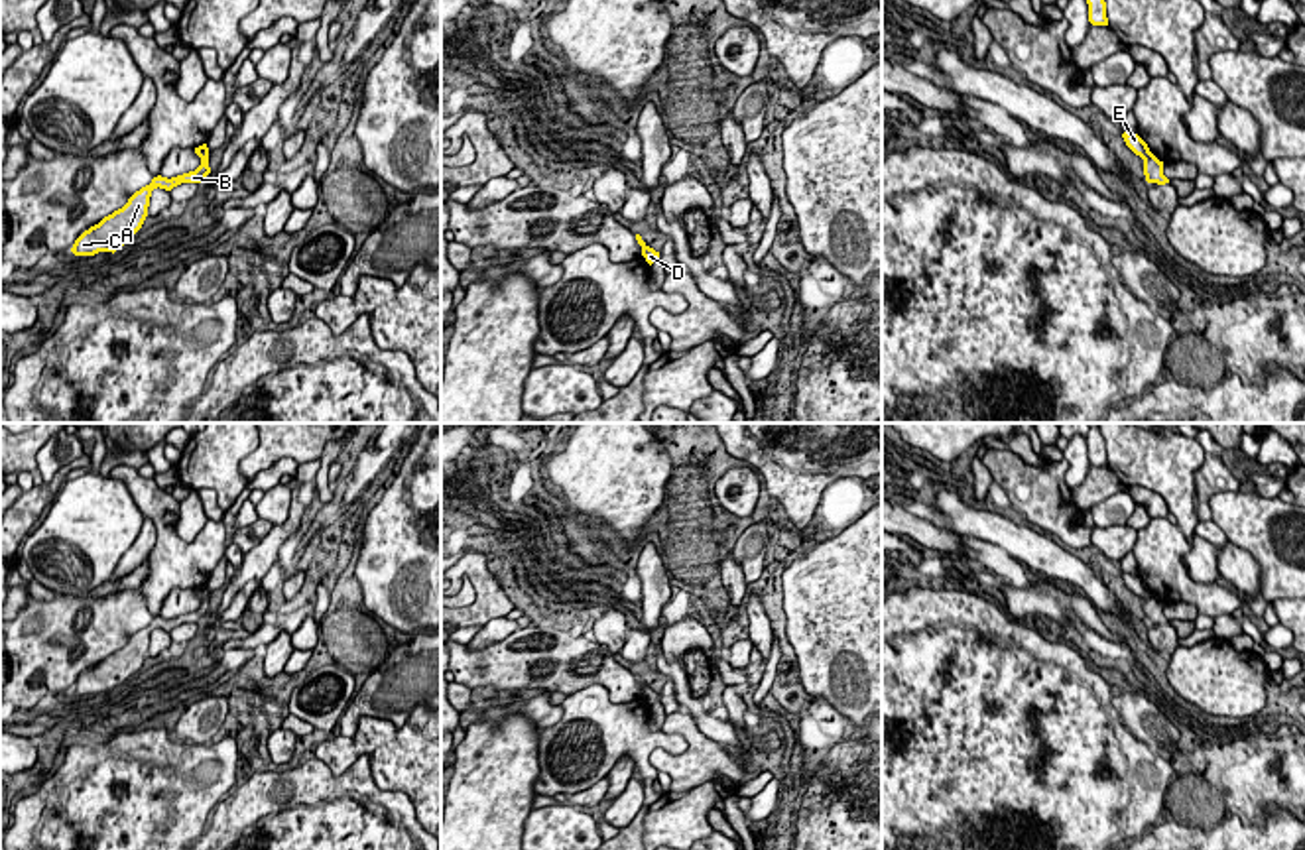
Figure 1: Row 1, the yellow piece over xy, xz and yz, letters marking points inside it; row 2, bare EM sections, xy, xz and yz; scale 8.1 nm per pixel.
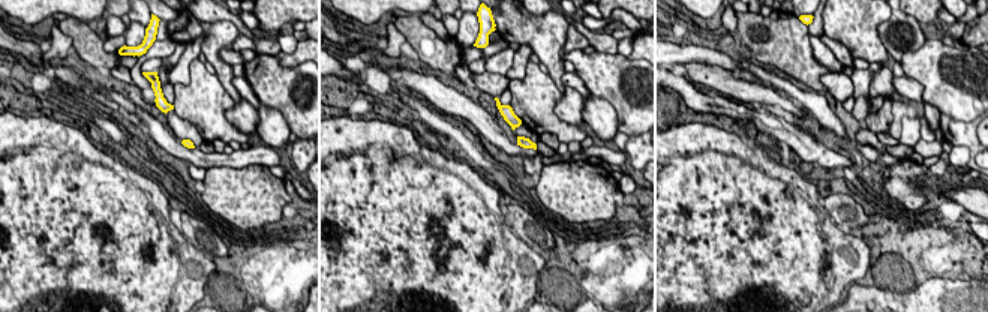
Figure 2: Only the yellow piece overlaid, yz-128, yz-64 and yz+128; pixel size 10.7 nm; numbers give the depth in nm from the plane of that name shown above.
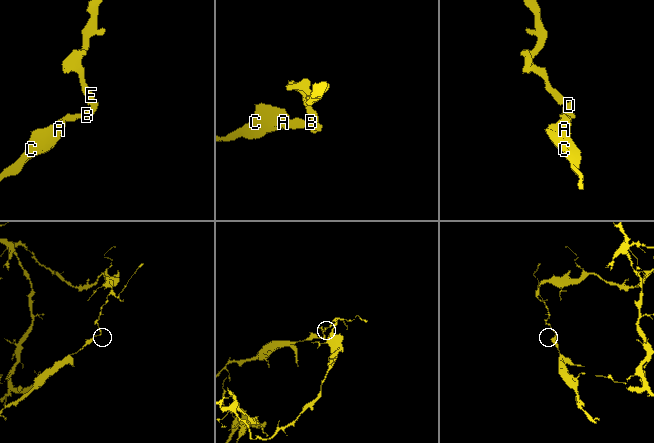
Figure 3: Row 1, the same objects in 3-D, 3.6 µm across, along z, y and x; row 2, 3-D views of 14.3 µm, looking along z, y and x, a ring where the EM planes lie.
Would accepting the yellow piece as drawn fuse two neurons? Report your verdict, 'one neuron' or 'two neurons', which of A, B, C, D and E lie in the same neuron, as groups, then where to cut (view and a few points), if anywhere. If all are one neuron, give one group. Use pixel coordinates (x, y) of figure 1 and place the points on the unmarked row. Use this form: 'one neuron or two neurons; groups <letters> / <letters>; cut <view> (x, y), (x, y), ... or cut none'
two neurons; groups A B C D / E; cut yz (1150, 593), (1144, 601)

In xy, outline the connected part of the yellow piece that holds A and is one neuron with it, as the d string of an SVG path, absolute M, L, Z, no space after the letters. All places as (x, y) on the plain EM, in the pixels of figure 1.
M209 596L201 600L195 612L177 618L154 618L150 626L136 632L128 643L104 657L98 665L85 671L73 685L75 697L94 697L98 693L116 693L122 689L144 665L148 657L150 638L154 630L171 632L181 624L203 624L211 614Z

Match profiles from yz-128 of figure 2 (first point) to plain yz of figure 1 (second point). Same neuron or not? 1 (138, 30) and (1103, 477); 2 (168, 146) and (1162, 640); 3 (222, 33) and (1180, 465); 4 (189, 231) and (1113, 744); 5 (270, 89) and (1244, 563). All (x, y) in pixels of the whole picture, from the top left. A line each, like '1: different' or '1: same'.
1: different
2: different
3: same
4: different
5: different

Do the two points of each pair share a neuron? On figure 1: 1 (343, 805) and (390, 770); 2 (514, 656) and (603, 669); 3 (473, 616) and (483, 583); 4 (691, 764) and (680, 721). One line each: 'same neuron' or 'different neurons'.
1: different neurons
2: same neuron
3: same neuron
4: same neuron

